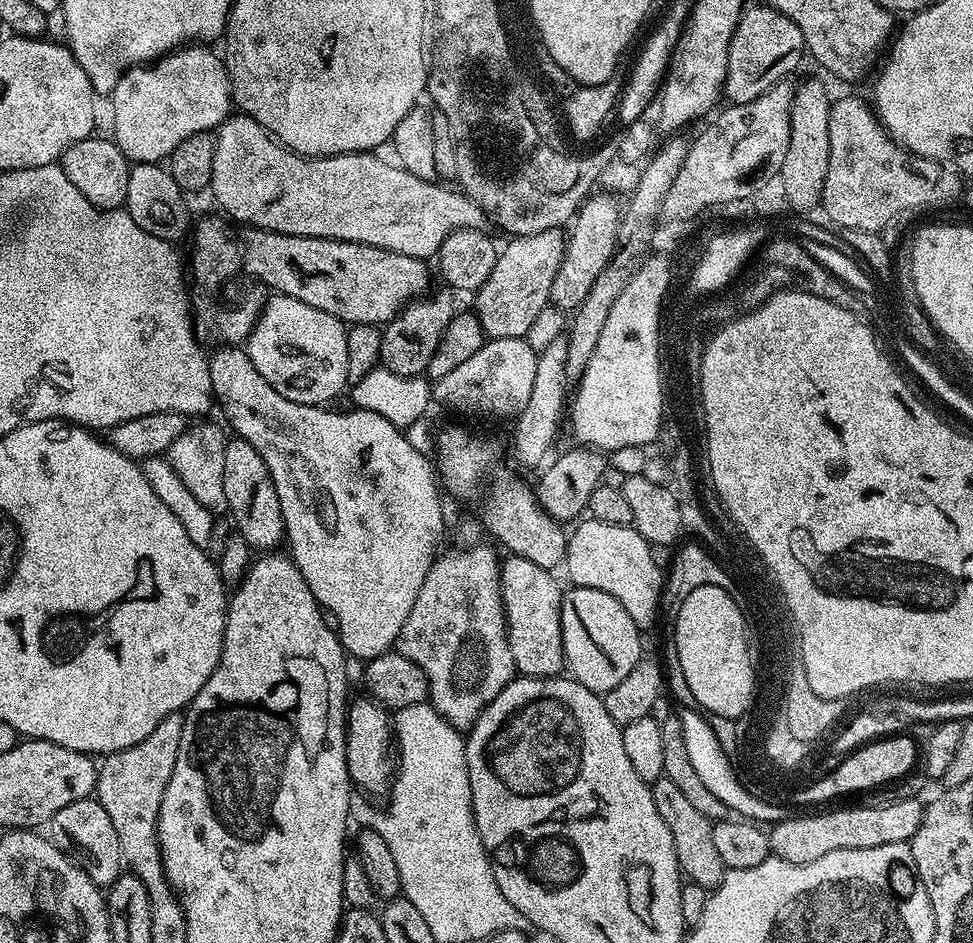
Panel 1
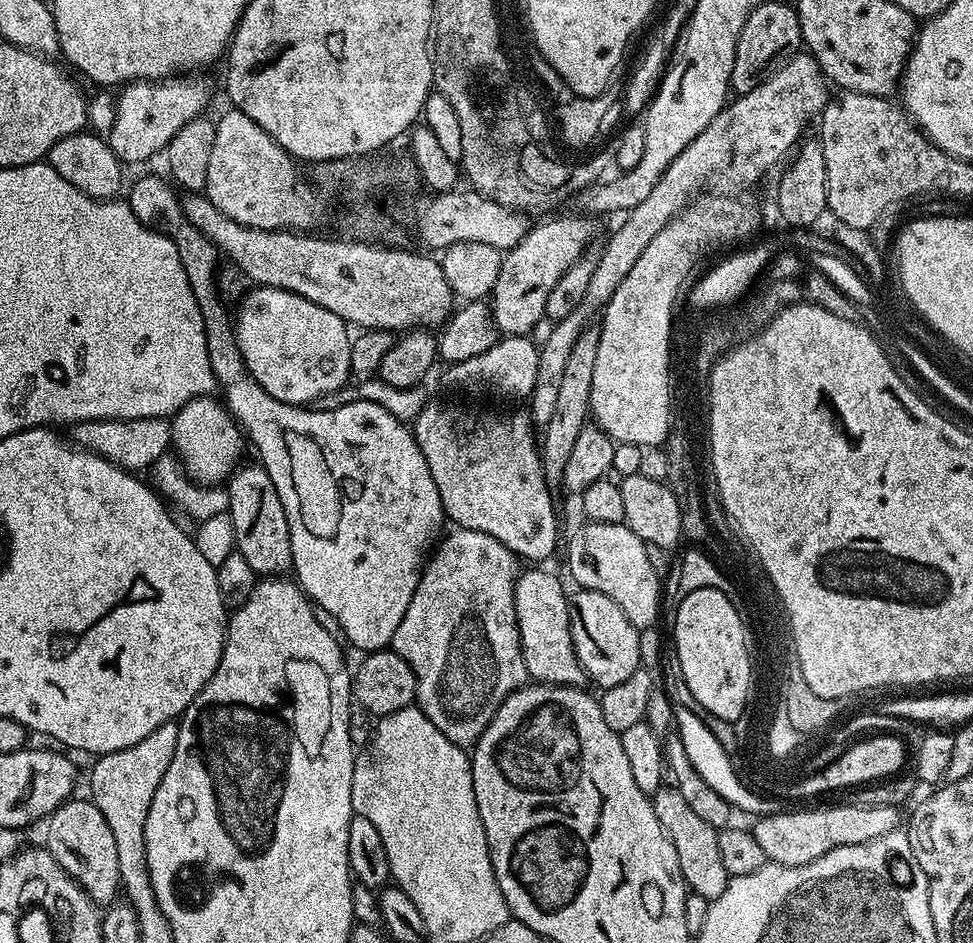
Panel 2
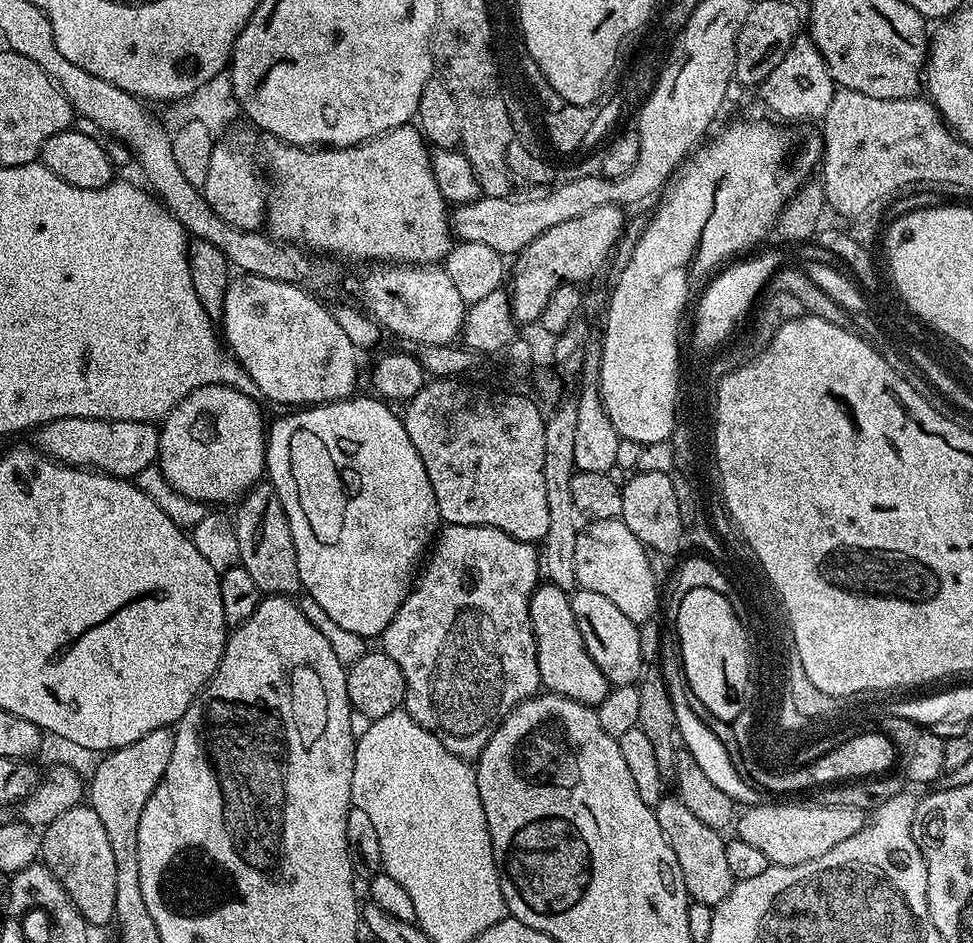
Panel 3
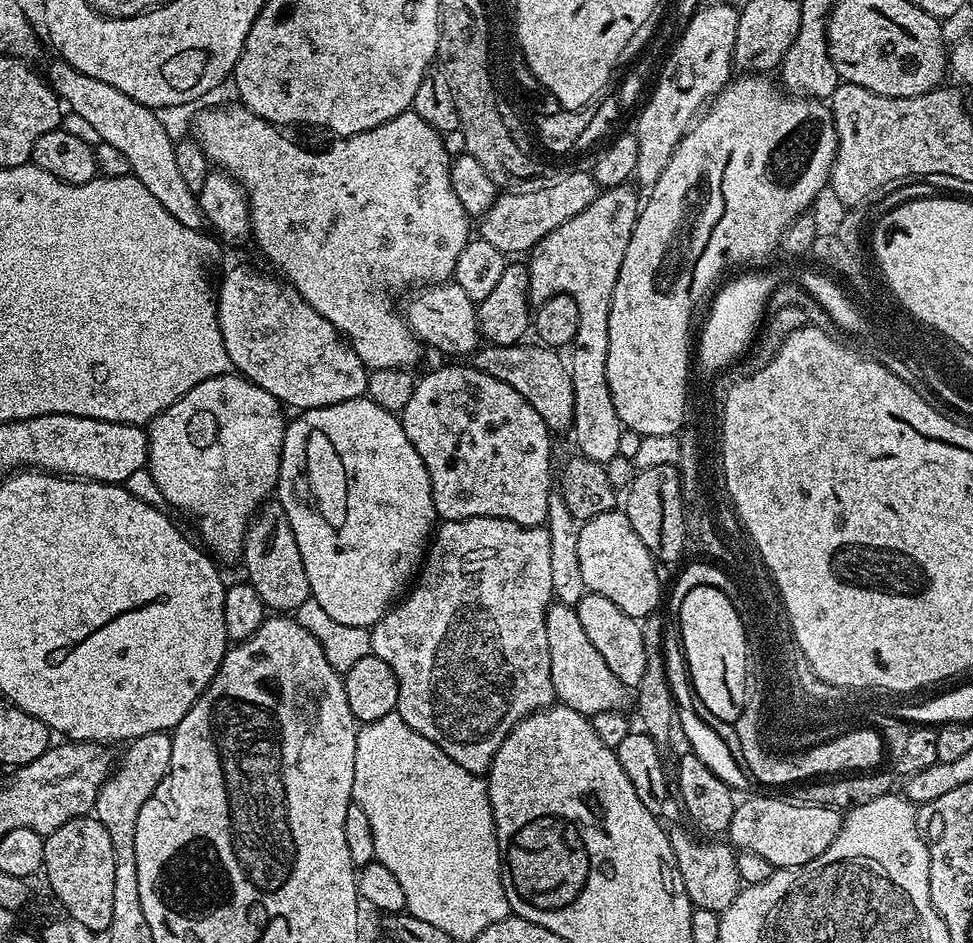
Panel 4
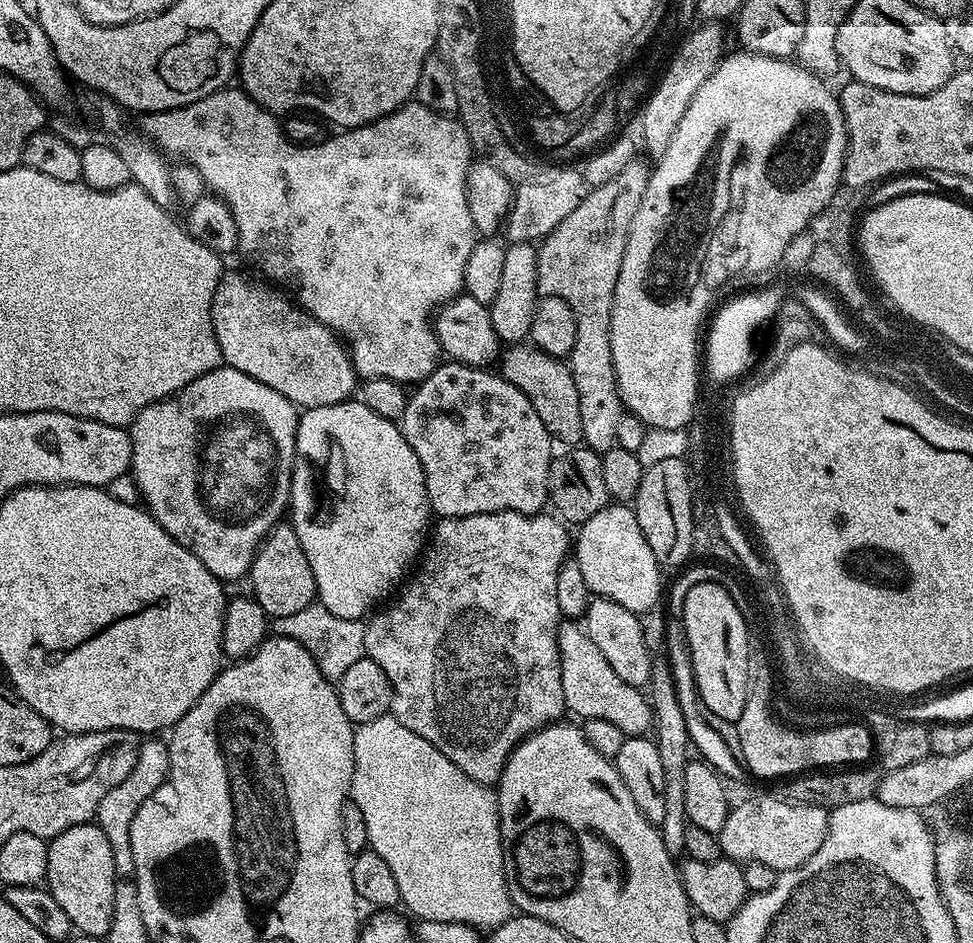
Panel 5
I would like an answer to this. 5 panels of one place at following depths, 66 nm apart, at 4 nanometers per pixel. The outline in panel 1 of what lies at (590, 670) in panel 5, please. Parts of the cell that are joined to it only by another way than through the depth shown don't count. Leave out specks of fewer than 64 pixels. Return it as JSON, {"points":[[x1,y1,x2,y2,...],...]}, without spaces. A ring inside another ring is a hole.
{"points":[[507,555,501,561,500,593,503,598,504,616,507,619,507,634,510,652,517,671,523,676,560,676,565,671,562,626,560,625,560,598,562,587,549,569,537,566,521,556]]}

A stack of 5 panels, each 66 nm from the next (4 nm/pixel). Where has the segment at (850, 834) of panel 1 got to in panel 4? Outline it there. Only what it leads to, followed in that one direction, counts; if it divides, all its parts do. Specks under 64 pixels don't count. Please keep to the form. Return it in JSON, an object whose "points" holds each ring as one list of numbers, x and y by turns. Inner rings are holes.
{"points":[[752,796,749,800,741,799,734,810,734,818,730,818,730,826,726,833,733,849,750,854,762,854,762,858,772,864,773,869,802,866,806,862,818,858,818,854,827,850,830,842,834,842,834,838,838,834,842,823,841,809,823,808,789,800,779,800,776,796]]}

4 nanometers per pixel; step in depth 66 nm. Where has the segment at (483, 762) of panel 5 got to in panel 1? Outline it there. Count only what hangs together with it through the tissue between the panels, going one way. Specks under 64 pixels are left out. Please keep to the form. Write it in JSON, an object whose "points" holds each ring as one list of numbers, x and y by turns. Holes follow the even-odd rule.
{"points":[[477,542,471,546,461,547,461,552,446,553,447,551,445,551,443,554,437,555,426,574,426,582,422,582,422,590,418,590,418,598,414,598,414,607,410,609,410,615,406,617,406,623,402,626,398,641,398,651,406,658,410,658,410,662,418,662,418,666,422,666,422,670,428,679,428,700,432,707,438,710,438,714,442,714,442,718,446,723,452,724,455,728,461,730,471,728,478,718,478,714,482,714,484,707,490,702,494,702,496,695,510,683,518,672,514,657,510,652,507,619,504,616,503,598,500,593,500,567,502,560,500,556,496,557,497,549,495,547,492,548,487,548,484,542]]}

